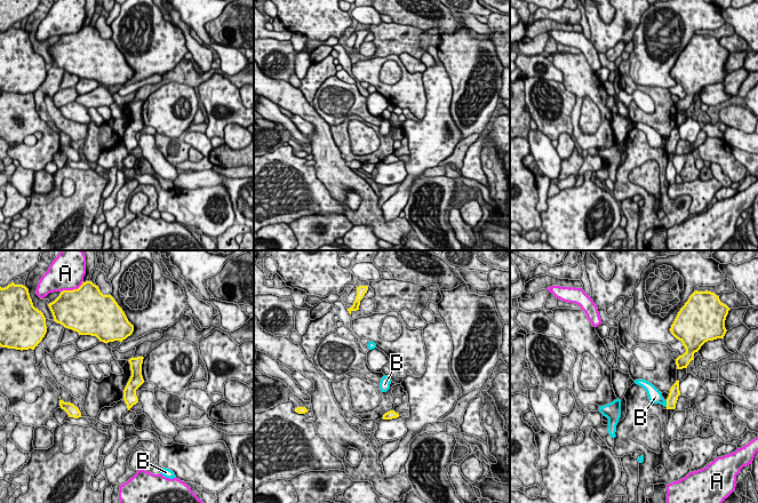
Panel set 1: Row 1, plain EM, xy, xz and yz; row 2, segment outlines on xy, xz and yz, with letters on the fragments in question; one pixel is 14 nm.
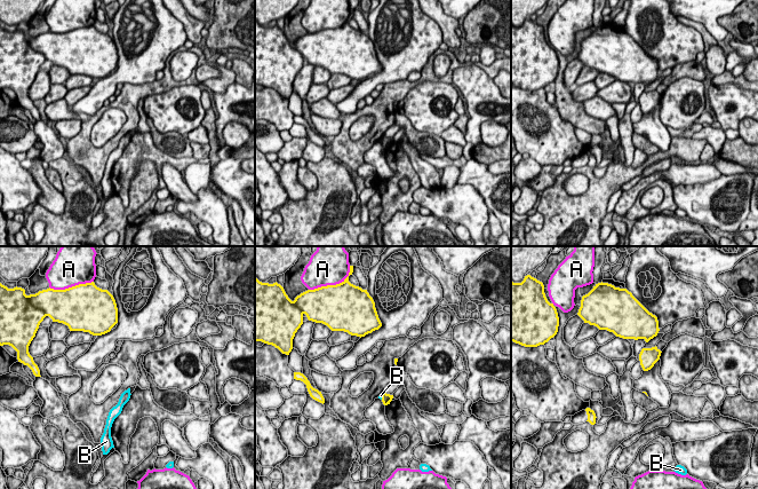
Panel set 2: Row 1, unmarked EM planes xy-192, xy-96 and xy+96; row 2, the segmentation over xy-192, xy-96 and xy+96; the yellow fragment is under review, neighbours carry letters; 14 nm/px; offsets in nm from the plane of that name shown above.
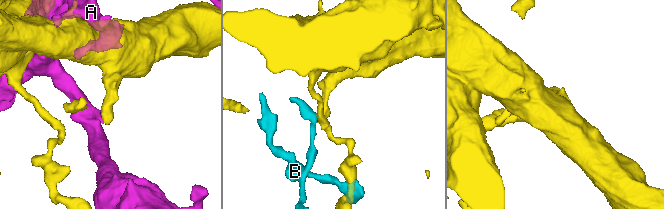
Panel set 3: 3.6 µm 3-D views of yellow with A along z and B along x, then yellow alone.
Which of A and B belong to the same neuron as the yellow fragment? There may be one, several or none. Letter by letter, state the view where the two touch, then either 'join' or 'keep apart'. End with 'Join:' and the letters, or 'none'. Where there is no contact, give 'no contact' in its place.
A: xy | keep apart
B: yz | keep apart
Join: none

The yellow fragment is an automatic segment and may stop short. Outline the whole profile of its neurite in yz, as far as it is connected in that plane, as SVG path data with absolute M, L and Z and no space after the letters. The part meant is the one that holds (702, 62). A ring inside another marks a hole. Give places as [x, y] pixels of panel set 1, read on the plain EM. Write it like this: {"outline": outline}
{"outline": "M695 34L689 40L670 72L671 78L686 93L686 96L676 103L677 113L687 112L694 104L694 97L705 86L724 82L727 75L725 64L729 54L715 37Z"}

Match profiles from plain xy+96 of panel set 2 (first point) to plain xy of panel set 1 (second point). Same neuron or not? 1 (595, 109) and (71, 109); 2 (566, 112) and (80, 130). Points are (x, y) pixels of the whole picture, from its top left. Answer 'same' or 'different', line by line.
1: same
2: same

